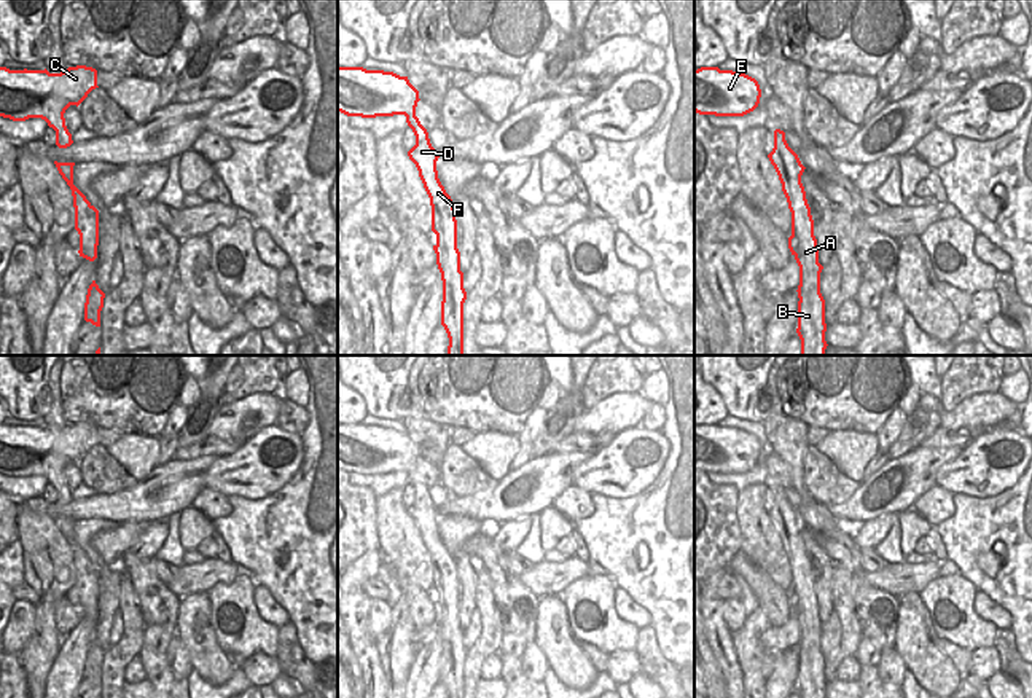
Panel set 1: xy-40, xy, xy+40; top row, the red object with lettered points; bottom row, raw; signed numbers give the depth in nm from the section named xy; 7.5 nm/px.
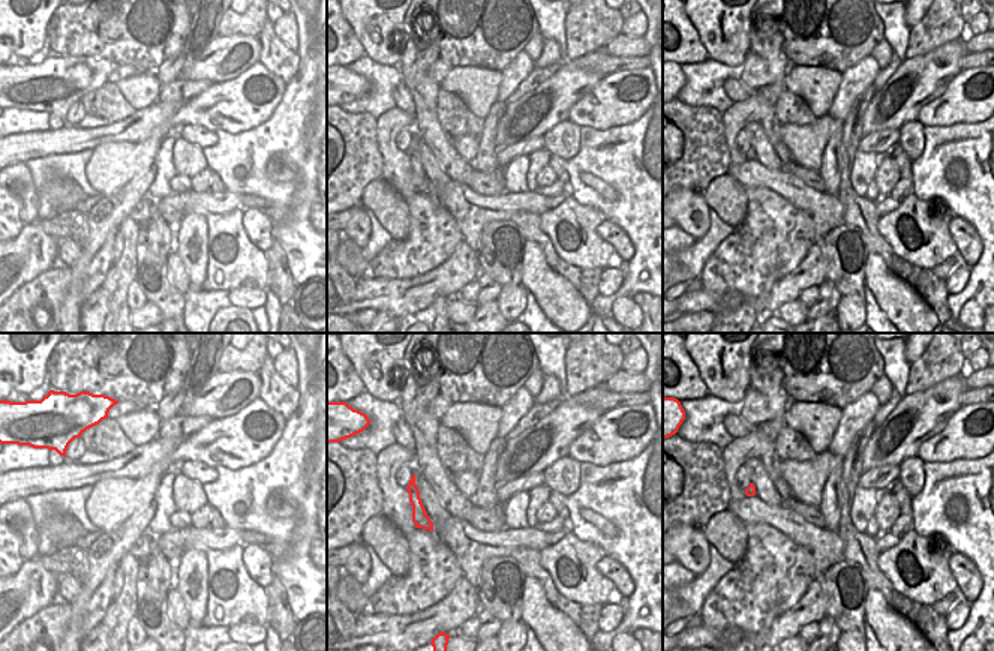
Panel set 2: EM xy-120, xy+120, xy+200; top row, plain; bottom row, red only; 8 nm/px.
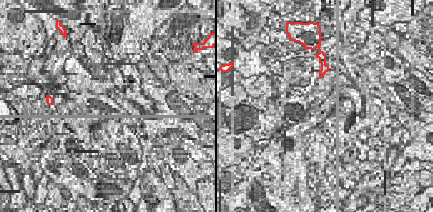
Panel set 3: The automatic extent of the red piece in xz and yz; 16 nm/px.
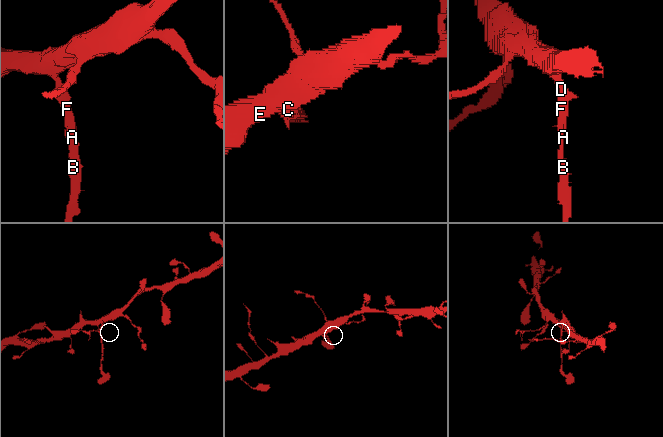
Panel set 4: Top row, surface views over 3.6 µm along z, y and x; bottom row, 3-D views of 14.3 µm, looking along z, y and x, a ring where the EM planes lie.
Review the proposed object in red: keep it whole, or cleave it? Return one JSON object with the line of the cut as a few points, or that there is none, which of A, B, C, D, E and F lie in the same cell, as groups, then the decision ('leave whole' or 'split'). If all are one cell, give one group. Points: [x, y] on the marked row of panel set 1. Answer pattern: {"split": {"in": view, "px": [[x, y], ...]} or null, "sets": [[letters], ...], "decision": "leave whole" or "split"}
{"split": null, "sets": [["A", "B", "C", "D", "E", "F"]], "decision": "leave whole"}

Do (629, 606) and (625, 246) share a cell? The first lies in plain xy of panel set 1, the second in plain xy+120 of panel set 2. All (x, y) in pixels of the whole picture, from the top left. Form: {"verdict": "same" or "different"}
{"verdict": "same"}

